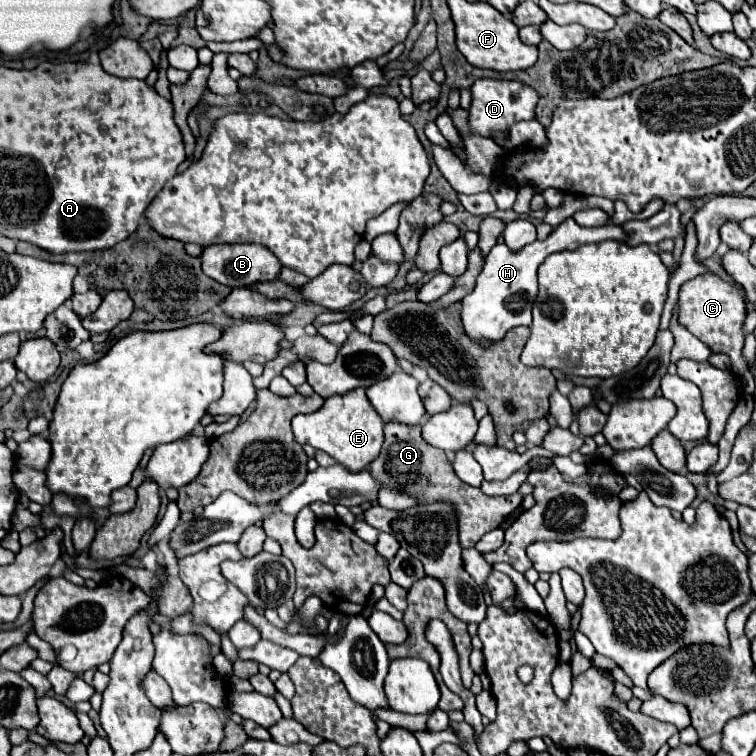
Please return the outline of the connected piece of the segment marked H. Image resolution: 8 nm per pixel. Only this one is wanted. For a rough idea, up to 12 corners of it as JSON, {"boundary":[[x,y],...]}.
{"boundary":[[564,220],[520,252],[496,244],[462,300],[476,344],[532,324],[548,254],[624,240],[620,226]]}

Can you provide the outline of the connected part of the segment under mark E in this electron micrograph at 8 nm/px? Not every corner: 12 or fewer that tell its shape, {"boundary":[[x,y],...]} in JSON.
{"boundary":[[364,388],[298,414],[300,444],[350,472],[380,454],[384,422]]}

